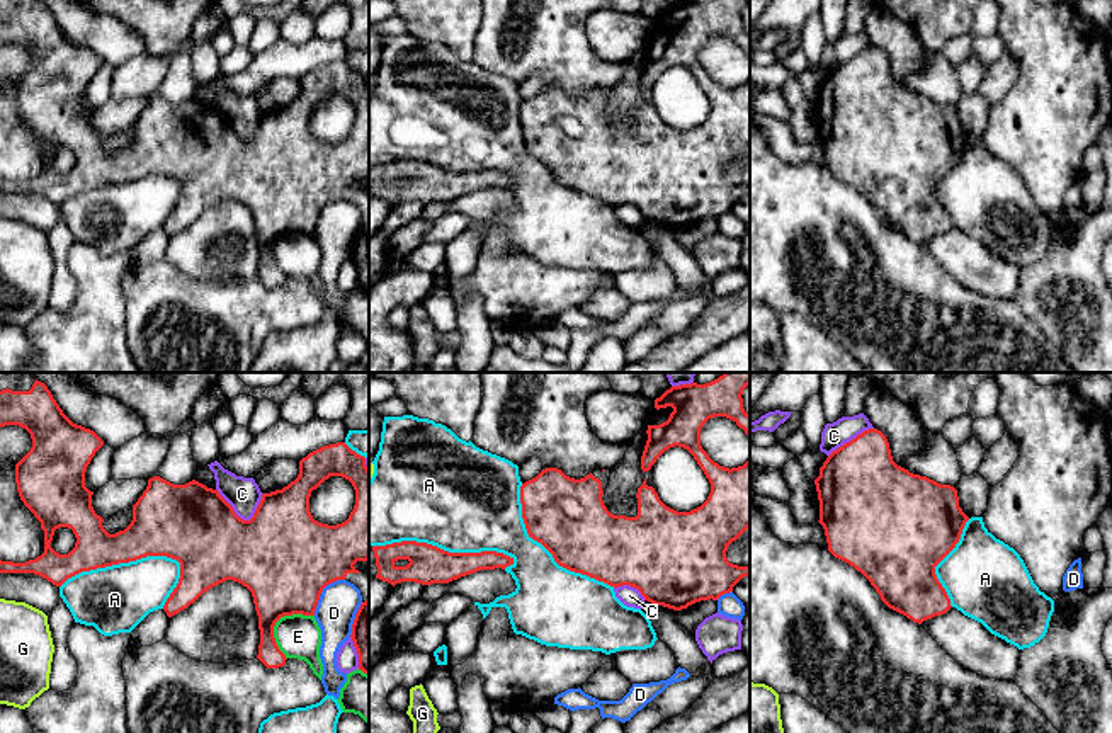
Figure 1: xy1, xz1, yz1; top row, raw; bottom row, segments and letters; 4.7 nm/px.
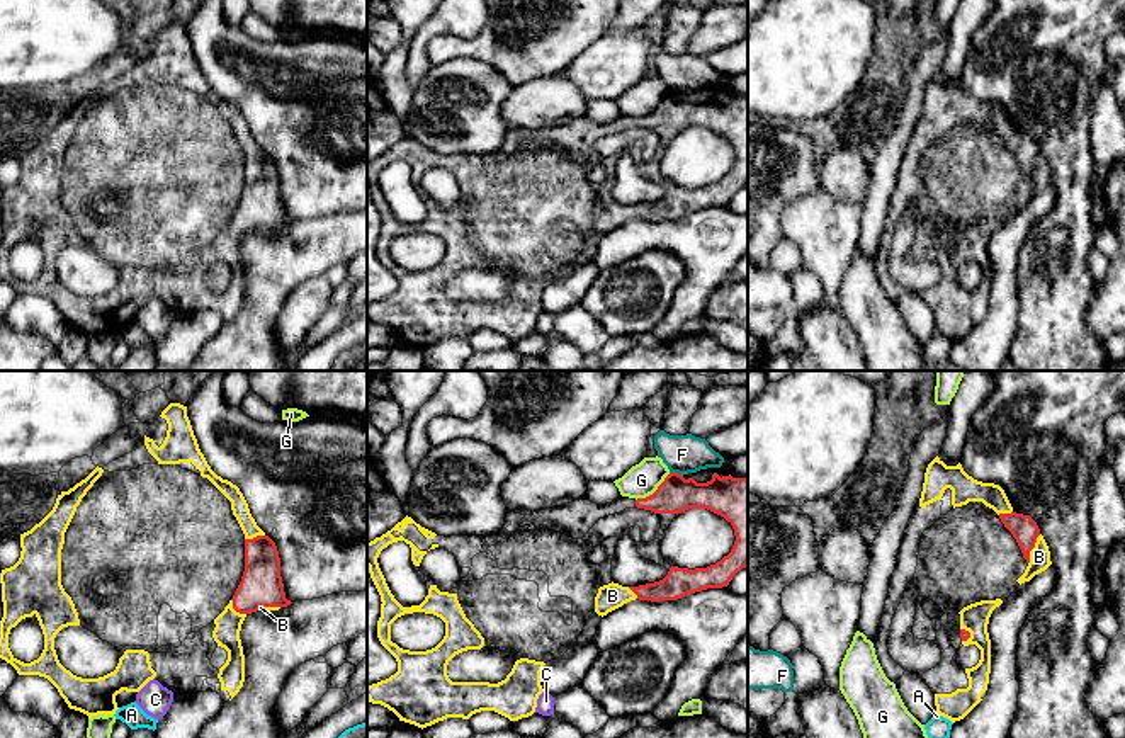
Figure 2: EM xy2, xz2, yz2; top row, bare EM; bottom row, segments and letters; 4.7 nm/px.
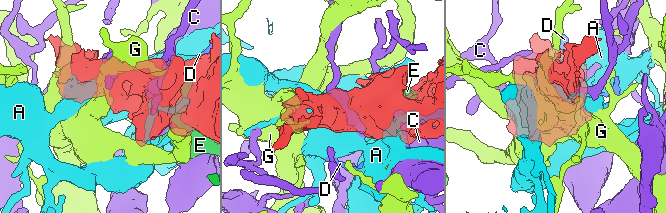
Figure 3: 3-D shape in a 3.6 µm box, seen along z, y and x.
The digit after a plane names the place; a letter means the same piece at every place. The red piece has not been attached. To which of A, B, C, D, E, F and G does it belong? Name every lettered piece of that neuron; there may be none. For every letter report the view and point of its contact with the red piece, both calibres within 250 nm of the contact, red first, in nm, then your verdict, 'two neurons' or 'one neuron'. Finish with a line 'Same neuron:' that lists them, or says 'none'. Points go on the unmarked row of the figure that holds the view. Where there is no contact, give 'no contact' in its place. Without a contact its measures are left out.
A: xy1 (119, 181) | 280/320 nm | two neurons
B: yz2 (1032, 167) | 120/100 nm | one neuron
C: xy1 (242, 138) | 460/160 nm | two neurons
D: xy1 (322, 210) | 460/190 nm | two neurons
E: xy1 (276, 240) | 400/200 nm | two neurons
F: xz2 (677, 92) | 180/180 nm | two neurons
G: xz2 (655, 111) | 170/160 nm | two neurons
Same neuron: B

